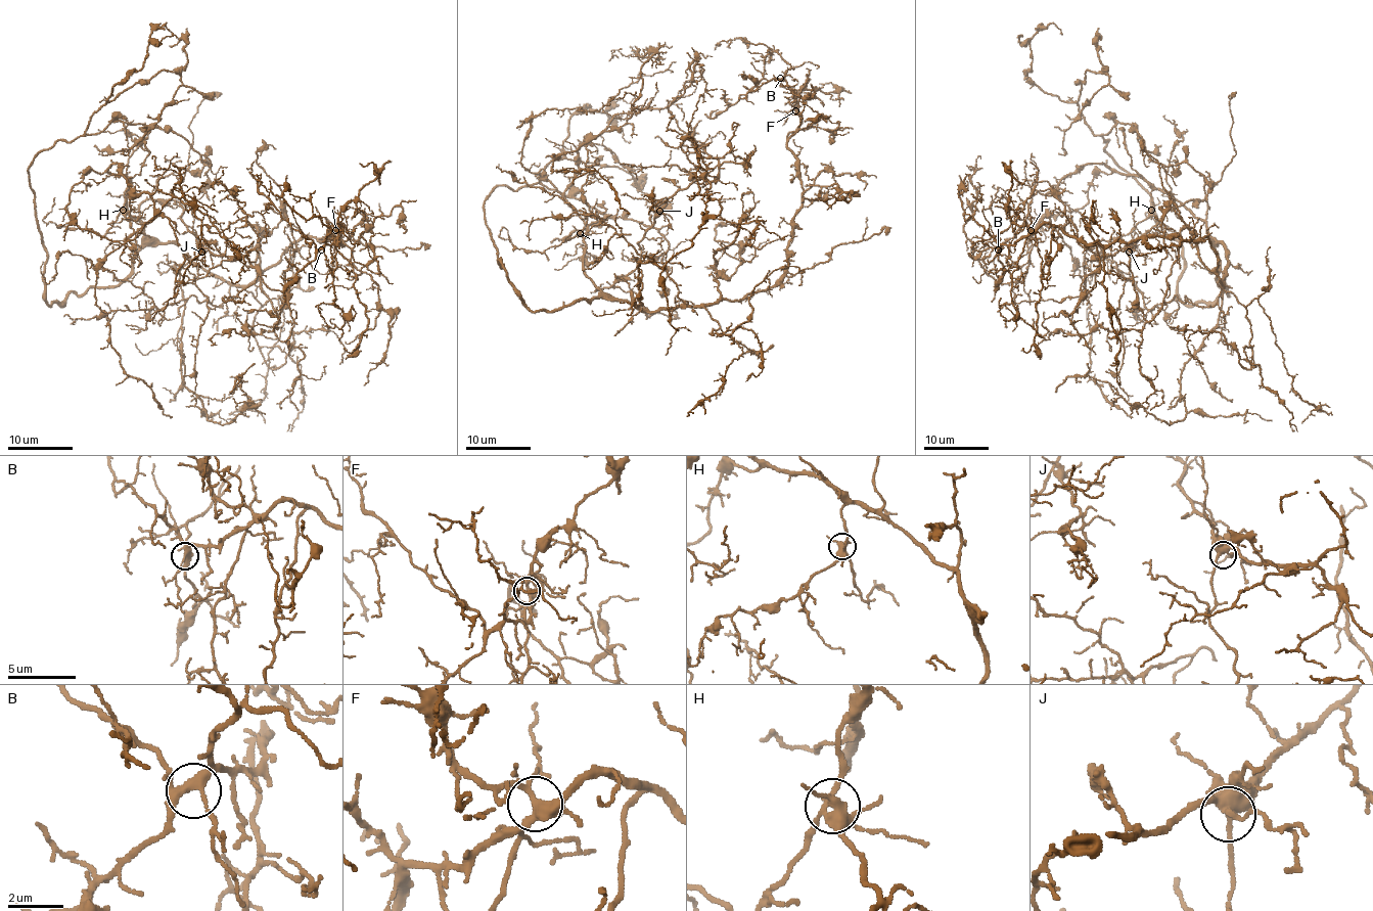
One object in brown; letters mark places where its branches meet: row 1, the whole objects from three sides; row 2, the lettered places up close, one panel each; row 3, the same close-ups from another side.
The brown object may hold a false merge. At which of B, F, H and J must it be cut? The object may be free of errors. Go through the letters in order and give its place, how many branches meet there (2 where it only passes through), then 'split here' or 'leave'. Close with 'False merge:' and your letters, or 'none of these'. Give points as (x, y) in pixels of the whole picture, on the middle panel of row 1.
B: place (780, 78); branches 5; leave
F: place (795, 110); branches 6; leave
H: place (580, 233); branches 6; leave
J: place (659, 211); branches 5; leave
False merge: none of these

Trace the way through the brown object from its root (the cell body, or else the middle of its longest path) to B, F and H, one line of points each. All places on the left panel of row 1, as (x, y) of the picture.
B: (124, 278), (145, 246), (174, 243), (249, 285), (307, 236), (342, 244), (327, 232), (340, 224), (321, 249)
F: (124, 278), (145, 246), (174, 243), (249, 285), (307, 236), (342, 244), (335, 230)
H: (124, 278), (130, 272), (130, 260), (142, 243), (143, 227), (127, 210), (129, 193), (126, 190), (123, 210)

